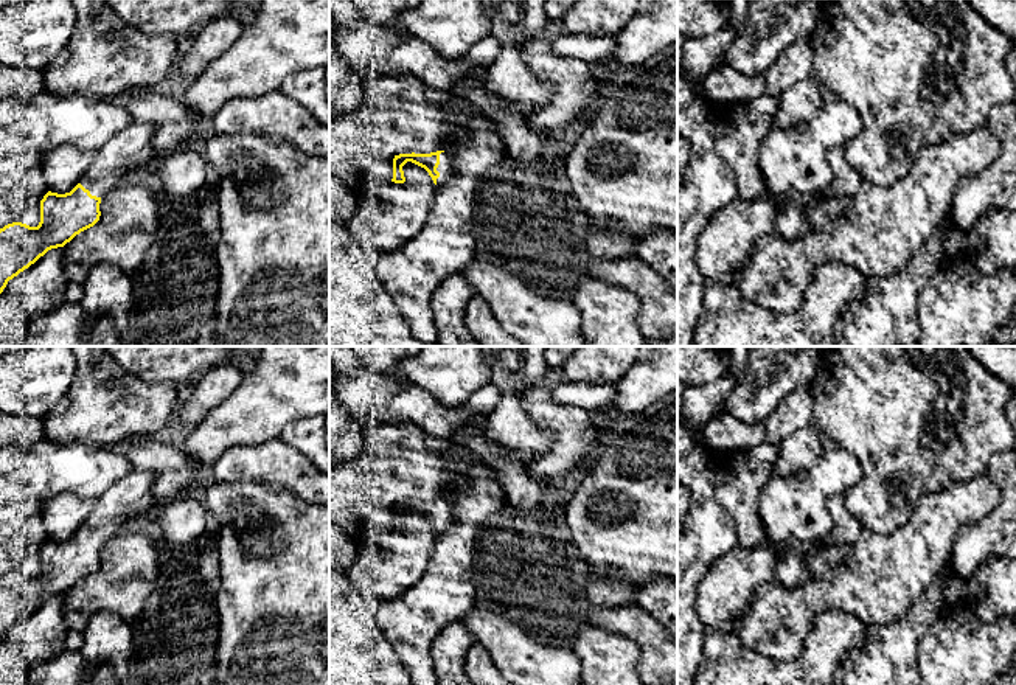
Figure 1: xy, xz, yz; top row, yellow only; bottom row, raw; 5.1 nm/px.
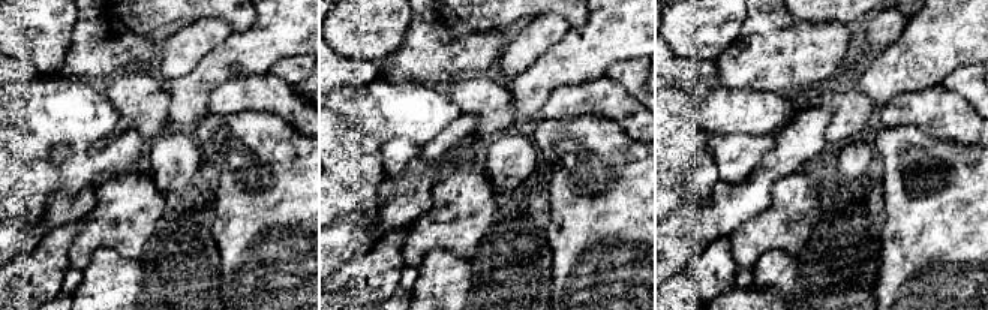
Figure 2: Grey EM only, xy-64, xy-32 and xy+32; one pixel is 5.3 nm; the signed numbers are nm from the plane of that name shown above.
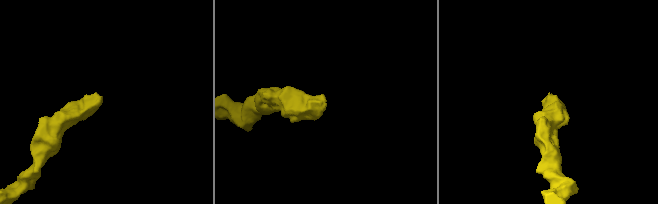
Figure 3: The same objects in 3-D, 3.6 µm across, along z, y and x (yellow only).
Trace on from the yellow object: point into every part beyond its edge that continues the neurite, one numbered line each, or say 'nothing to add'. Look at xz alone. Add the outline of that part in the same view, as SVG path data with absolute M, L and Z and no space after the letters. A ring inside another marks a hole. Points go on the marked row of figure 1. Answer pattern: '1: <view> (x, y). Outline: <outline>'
1: xz (446, 162). Outline: M449 151L440 154L440 165L437 168L440 177L437 179L437 186L444 185L454 176L454 158Z

